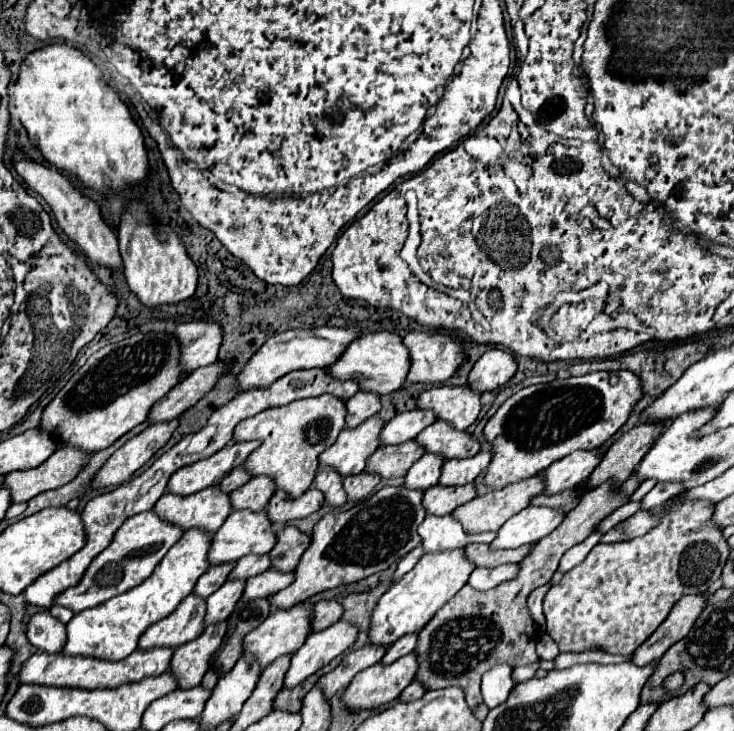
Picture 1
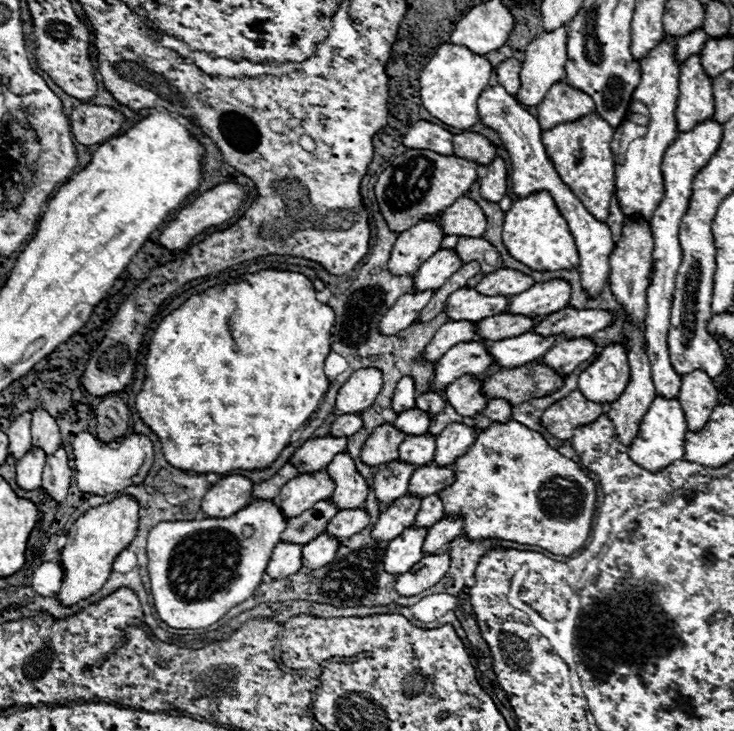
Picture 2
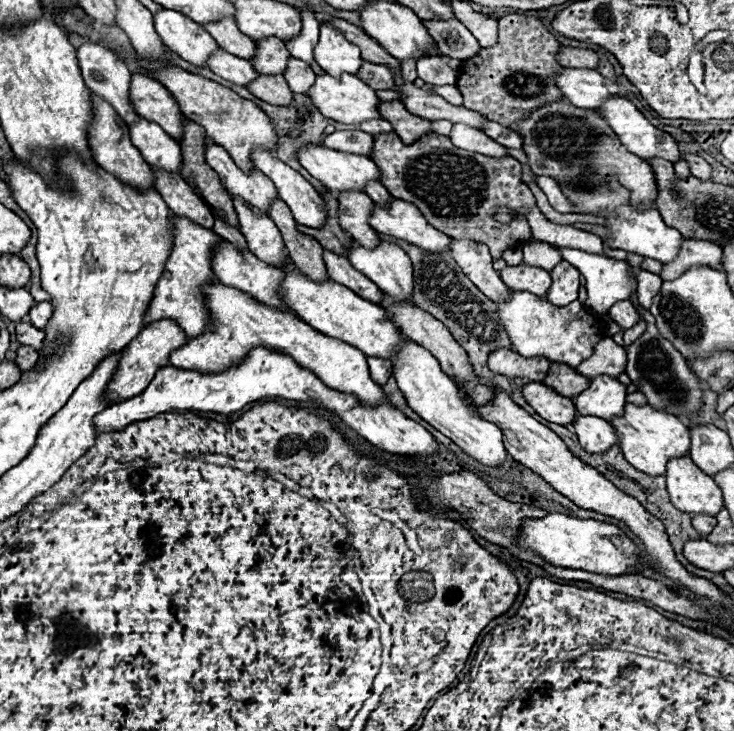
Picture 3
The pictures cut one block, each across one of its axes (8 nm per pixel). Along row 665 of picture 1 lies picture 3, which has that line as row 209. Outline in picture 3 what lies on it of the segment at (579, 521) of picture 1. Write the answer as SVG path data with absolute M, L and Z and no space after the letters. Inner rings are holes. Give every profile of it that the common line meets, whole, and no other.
M390 132L386 136L374 136L374 156L370 156L380 172L382 184L394 198L414 204L424 218L440 232L456 240L474 240L490 248L492 258L502 258L508 248L520 248L530 240L530 226L520 210L536 206L536 198L522 182L522 164L516 158L494 160L490 156L474 154L456 148L448 136L428 134L418 142L406 146ZM492 208L508 208L514 216L508 224L494 218Z

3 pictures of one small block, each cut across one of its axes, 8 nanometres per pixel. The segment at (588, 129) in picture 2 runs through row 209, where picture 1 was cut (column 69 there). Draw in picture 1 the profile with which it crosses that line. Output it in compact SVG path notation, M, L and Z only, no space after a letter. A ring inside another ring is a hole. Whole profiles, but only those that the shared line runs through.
M152 510L140 512L136 516L130 516L114 534L110 546L90 562L86 568L86 574L82 576L82 582L78 586L72 586L70 590L64 590L58 594L58 600L54 600L60 606L70 608L74 614L82 612L86 608L94 608L134 586L144 582L154 566L164 558L164 554L172 548L174 542L178 542L182 536L182 528L178 526L168 526L168 522L160 520Z

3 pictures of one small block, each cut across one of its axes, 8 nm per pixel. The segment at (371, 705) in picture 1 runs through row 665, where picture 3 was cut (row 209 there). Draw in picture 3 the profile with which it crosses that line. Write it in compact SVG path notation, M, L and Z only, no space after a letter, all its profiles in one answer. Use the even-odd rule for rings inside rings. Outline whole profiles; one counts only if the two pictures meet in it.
M398 198L392 200L388 210L376 204L370 224L380 234L406 240L428 252L448 252L452 244L452 238L432 228L426 218L418 212L418 208L414 208L414 204Z

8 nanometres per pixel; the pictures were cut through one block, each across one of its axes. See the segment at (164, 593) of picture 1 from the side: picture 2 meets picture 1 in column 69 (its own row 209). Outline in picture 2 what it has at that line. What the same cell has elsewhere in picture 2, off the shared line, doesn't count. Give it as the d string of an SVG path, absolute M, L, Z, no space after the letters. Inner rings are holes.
M676 38L672 42L660 42L652 48L642 60L642 78L634 90L634 100L642 100L650 110L650 124L636 125L630 119L615 129L612 140L612 152L616 160L616 196L624 214L640 212L646 220L652 218L652 212L658 208L664 196L664 178L662 178L662 158L666 148L678 136L676 124L676 106L678 106L678 76L680 64L676 62Z

